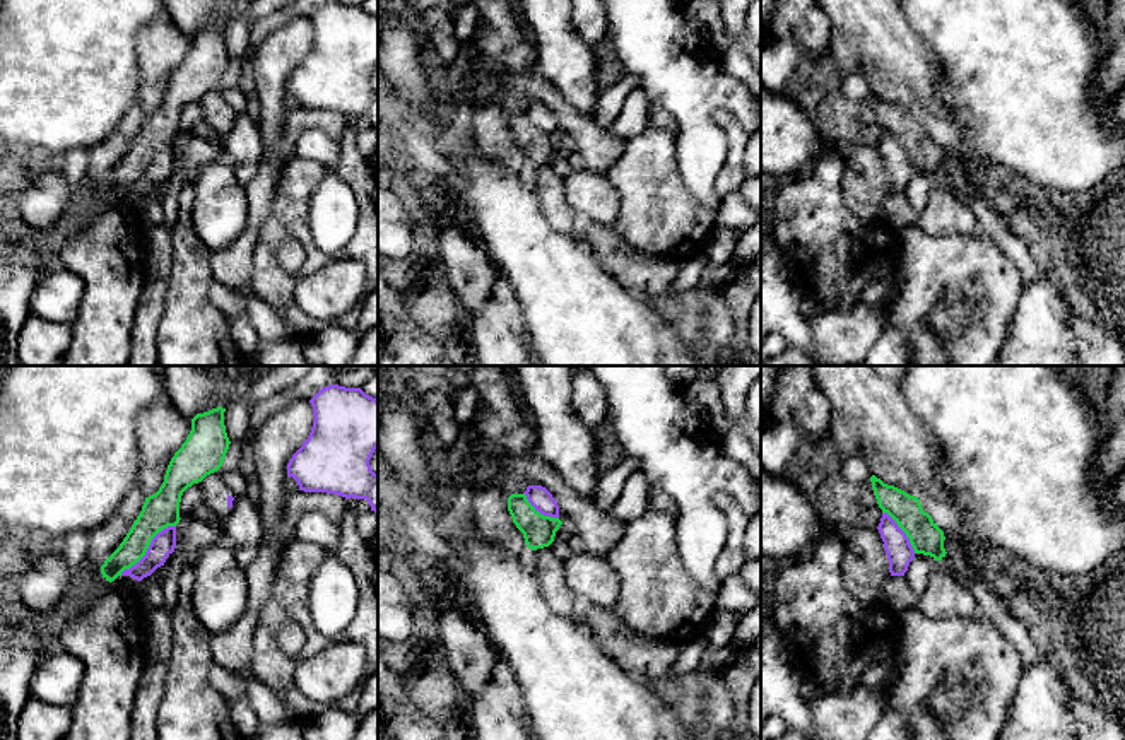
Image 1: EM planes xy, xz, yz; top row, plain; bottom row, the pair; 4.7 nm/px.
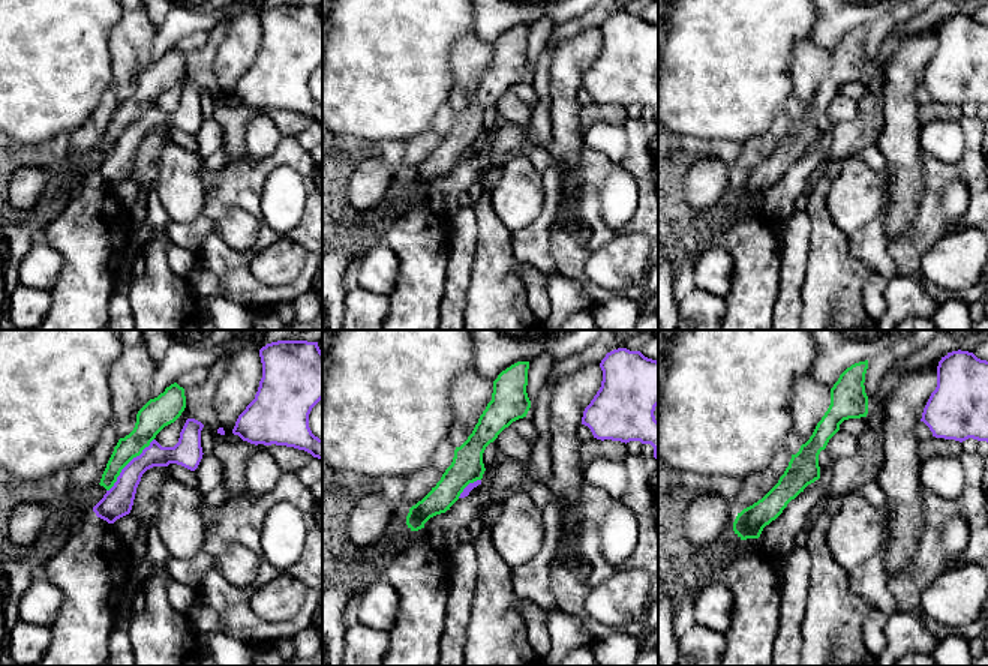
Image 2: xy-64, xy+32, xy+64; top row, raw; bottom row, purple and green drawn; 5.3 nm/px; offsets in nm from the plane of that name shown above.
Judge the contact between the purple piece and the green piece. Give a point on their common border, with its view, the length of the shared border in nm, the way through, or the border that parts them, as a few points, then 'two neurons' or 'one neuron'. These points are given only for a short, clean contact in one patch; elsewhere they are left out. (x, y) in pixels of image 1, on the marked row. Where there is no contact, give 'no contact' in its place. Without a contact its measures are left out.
meets purple in xy at (149, 547); contact 360 nm long; two neurons

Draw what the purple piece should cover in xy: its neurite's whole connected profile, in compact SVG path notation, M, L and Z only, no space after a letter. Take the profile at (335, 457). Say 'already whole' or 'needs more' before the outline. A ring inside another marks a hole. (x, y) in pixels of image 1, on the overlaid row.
already whole | M330 385L311 400L313 427L287 463L299 490L366 499L378 516L378 475L369 460L378 448L378 400L361 388Z

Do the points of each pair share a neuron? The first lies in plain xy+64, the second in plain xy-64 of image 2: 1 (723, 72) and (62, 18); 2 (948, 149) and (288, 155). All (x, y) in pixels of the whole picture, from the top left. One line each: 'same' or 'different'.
1: same
2: different

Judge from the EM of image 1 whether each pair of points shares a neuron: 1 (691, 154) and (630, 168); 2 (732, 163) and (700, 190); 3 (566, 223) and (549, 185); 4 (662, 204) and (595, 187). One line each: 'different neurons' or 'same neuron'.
1: different neurons
2: different neurons
3: same neuron
4: different neurons

